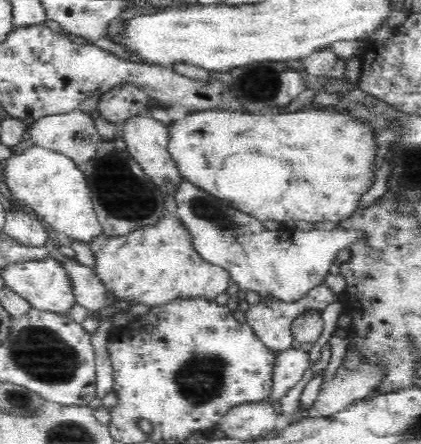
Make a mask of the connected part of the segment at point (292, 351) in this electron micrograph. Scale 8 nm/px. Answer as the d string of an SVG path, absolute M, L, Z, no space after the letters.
M288 348L277 353L274 368L274 394L276 399L285 396L306 374L310 366L310 352L302 348Z

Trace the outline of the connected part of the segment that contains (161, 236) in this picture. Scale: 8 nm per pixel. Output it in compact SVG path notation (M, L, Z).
M165 213L152 226L120 236L102 234L92 240L89 247L97 260L96 274L118 300L127 299L150 307L184 297L214 299L230 286L229 270L199 255L190 229L176 214Z

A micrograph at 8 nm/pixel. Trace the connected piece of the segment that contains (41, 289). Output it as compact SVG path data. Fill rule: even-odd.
M53 257L11 264L2 270L5 285L22 295L32 307L38 310L68 314L68 310L76 306L74 281L71 279L70 269Z

